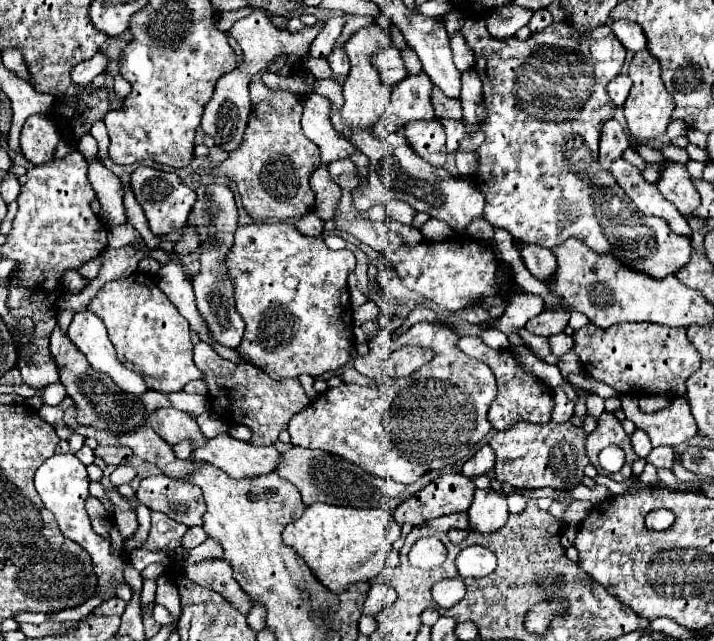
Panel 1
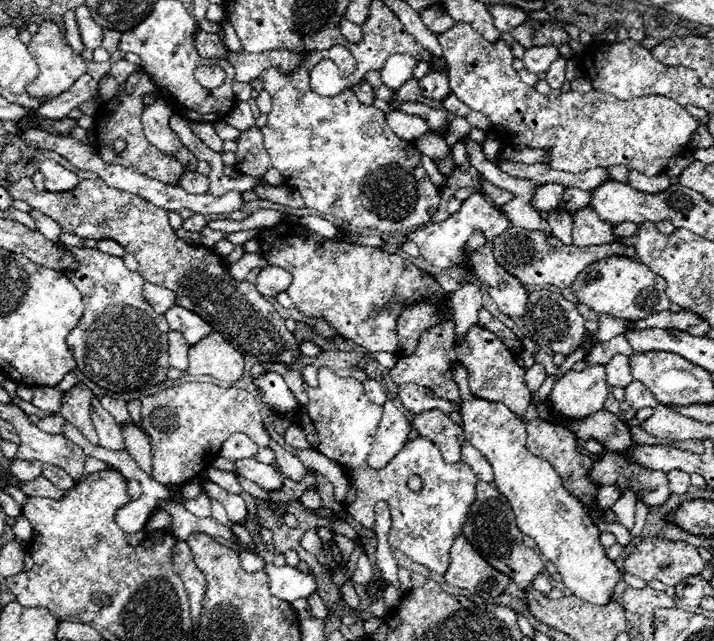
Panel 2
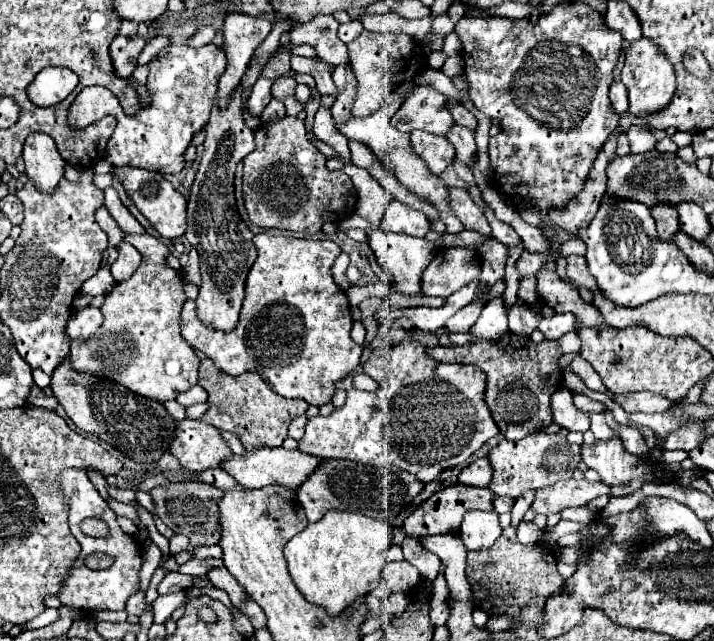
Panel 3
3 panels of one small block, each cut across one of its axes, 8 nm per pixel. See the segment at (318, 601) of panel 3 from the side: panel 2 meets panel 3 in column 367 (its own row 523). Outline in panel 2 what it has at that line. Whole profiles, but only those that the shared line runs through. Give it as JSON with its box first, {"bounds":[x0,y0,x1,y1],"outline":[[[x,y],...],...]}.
{"bounds":[452,362,622,606],"outline":[[[456,362],[452,366],[452,378],[460,388],[460,414],[462,414],[462,428],[464,428],[466,440],[470,440],[478,452],[484,452],[484,458],[490,462],[492,472],[494,472],[494,484],[510,502],[510,506],[516,514],[518,530],[536,540],[542,556],[556,566],[556,570],[562,576],[562,582],[570,590],[570,594],[578,596],[586,602],[598,604],[598,606],[608,604],[614,598],[614,588],[622,580],[622,574],[620,574],[620,568],[616,566],[616,562],[606,556],[606,548],[600,544],[600,530],[586,514],[586,508],[582,506],[582,502],[564,488],[562,478],[550,466],[550,462],[528,452],[524,422],[510,408],[506,408],[502,402],[490,402],[490,400],[472,396],[470,388],[468,388],[466,368],[460,362]]]}

